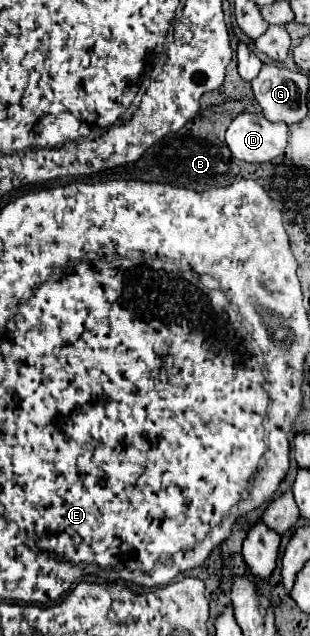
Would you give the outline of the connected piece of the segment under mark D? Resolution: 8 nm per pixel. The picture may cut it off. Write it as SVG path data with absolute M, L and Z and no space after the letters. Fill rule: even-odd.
M240 113L226 131L226 143L232 155L248 163L272 161L284 153L288 141L288 125L272 123L264 115Z

